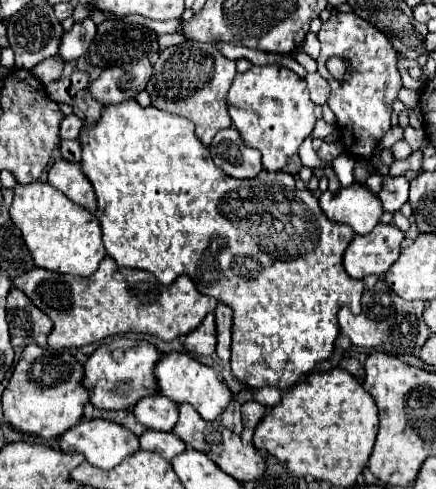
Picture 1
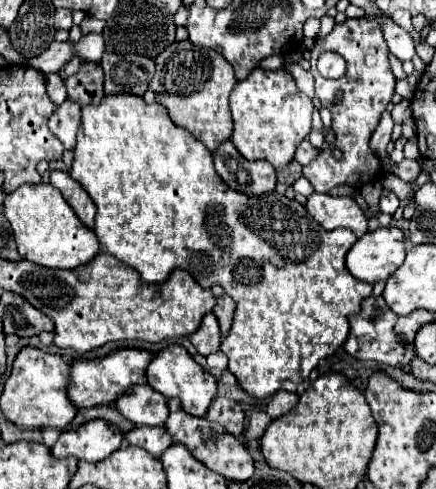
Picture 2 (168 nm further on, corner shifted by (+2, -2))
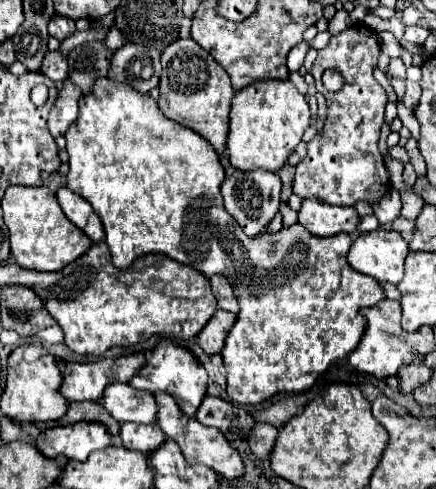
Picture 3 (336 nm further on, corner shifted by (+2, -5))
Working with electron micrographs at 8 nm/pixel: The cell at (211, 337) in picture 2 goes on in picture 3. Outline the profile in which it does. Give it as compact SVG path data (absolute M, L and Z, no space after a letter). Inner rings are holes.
M217 310L215 316L211 316L211 320L205 324L201 334L197 336L197 342L207 356L219 354L223 350L225 336L227 336L227 332L231 330L233 324L235 324L235 316L231 312Z

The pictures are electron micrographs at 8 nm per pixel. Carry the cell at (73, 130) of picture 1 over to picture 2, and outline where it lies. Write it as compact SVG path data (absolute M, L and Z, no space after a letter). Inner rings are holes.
M65 99L65 103L59 105L55 113L49 117L49 129L53 135L61 139L65 149L75 147L75 133L79 129L79 121L81 121L81 107L71 99Z

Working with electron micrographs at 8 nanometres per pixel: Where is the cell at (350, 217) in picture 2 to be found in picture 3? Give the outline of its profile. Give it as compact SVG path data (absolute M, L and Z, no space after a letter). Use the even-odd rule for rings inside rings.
M307 198L299 210L299 222L315 236L335 236L339 232L357 232L359 214L353 206L333 206L323 200Z

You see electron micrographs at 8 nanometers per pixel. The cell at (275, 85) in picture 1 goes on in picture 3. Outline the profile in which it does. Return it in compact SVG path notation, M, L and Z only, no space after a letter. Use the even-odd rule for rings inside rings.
M261 80L243 88L233 96L231 126L229 126L229 162L231 166L247 172L255 168L277 172L301 142L303 132L309 128L311 114L303 94L289 80Z

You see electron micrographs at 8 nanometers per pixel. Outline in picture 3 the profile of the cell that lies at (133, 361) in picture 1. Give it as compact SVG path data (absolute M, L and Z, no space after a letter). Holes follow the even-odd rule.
M127 354L115 360L99 360L85 364L65 364L63 388L59 390L67 402L99 402L107 384L129 382L143 368L143 354Z

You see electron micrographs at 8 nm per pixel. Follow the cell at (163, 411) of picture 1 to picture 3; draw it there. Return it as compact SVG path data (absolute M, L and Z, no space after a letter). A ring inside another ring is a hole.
M109 384L103 392L101 402L107 412L123 422L135 422L135 424L153 424L157 404L155 398L149 392L139 392L137 388L131 388L129 384Z

